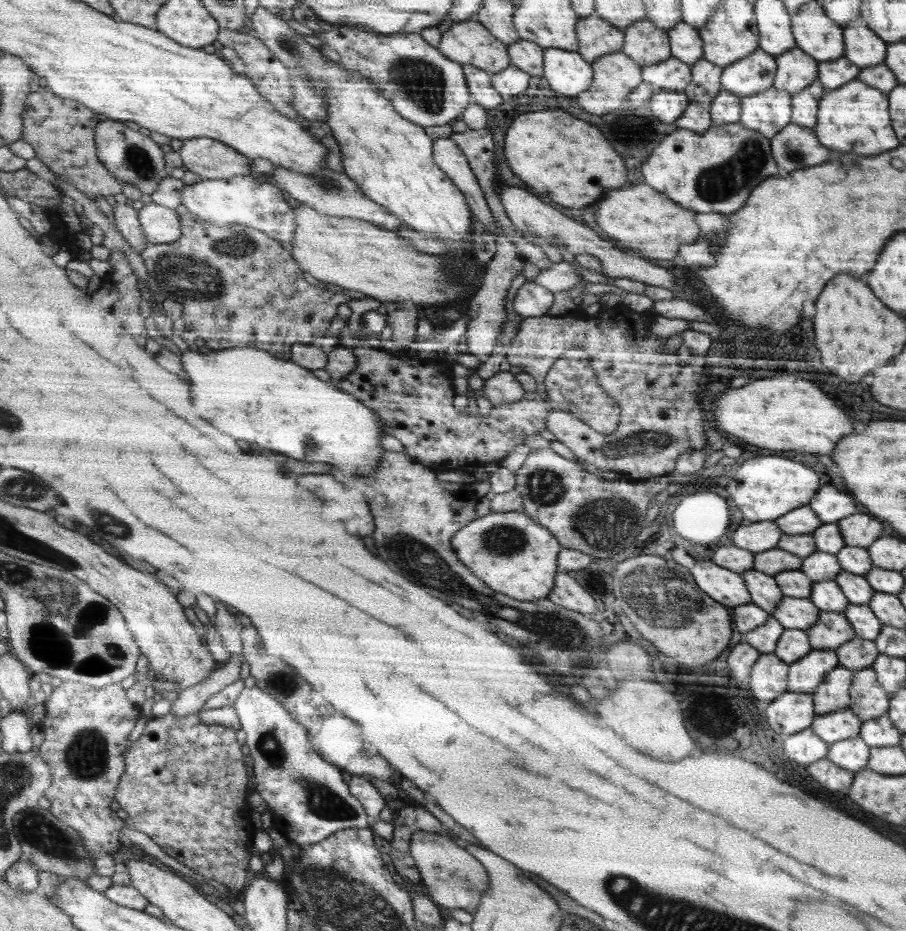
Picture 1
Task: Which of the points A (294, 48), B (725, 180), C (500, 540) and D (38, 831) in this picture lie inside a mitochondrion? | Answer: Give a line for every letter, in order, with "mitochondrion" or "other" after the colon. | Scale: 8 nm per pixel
A: mitochondrion
B: mitochondrion
C: mitochondrion
D: mitochondrion

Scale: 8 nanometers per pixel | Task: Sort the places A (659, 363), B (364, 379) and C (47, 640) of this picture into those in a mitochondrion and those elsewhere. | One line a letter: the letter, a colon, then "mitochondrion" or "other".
A: other
B: other
C: mitochondrion

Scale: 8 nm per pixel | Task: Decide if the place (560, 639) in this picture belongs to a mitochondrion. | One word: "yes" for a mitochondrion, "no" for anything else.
yes

